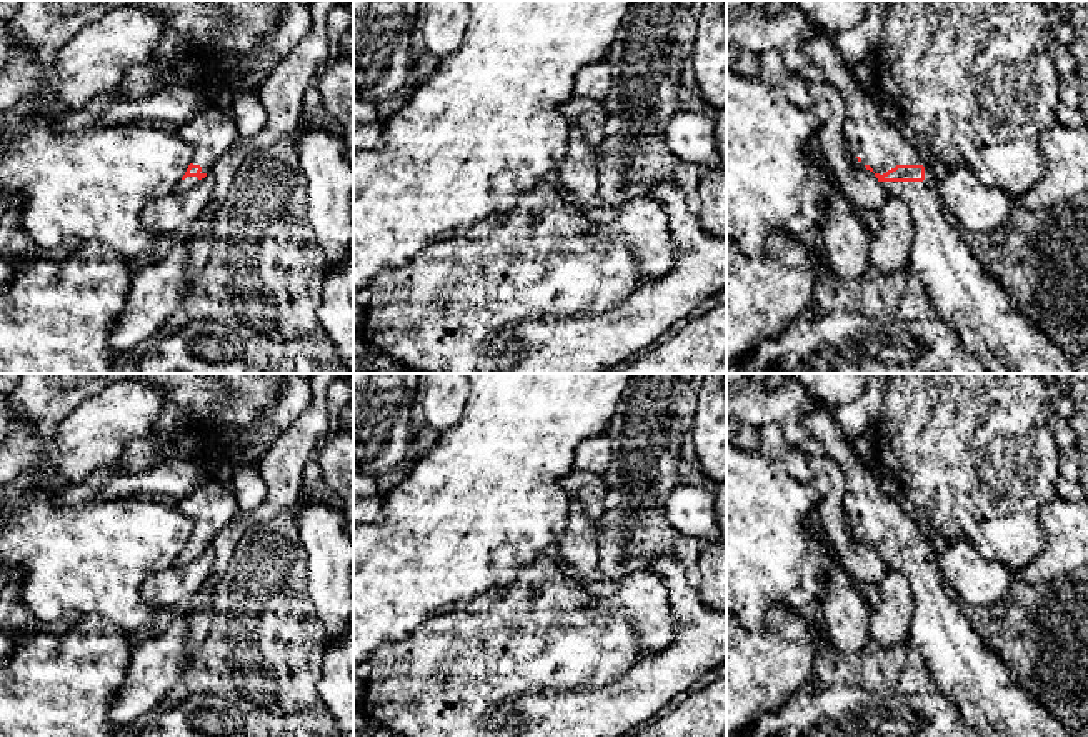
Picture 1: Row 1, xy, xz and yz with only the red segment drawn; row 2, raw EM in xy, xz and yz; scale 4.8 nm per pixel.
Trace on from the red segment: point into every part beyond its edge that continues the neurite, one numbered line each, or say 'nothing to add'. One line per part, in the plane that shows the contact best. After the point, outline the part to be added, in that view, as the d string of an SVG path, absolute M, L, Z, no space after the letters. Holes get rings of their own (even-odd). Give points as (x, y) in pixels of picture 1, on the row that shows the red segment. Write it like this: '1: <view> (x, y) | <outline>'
1: yz (965, 295) | M816 32L803 52L818 65L843 100L843 135L850 152L886 173L896 165L923 165L923 182L880 182L903 198L915 237L910 268L931 305L990 374L1076 374L1063 348L1016 308L1015 300L988 273L943 215L938 180L916 147L888 123L833 47L828 32Z

